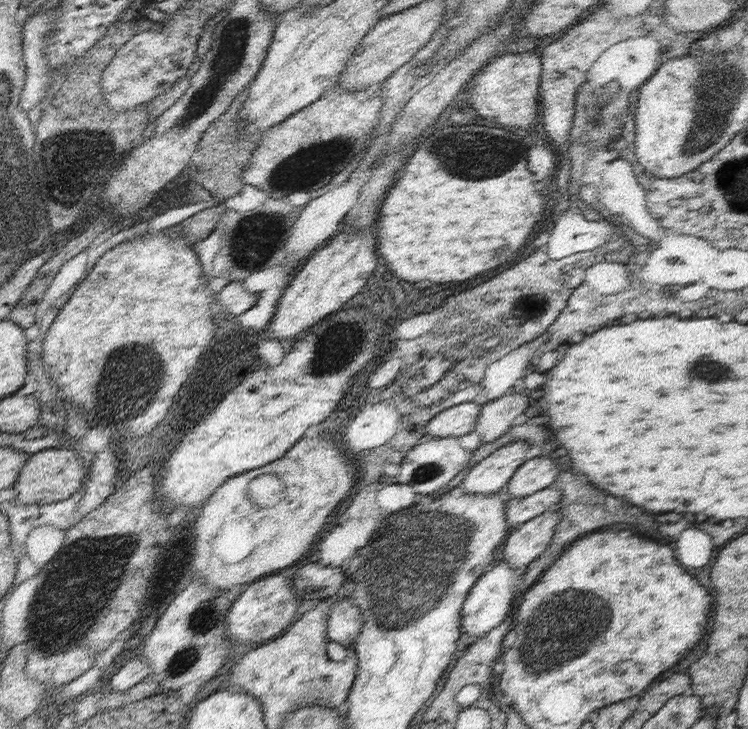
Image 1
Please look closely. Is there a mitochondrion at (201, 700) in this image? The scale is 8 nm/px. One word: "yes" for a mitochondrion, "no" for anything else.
no

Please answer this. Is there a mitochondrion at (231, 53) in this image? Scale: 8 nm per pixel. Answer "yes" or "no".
yes

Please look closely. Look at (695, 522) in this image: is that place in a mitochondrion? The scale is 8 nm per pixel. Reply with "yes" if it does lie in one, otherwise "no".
no

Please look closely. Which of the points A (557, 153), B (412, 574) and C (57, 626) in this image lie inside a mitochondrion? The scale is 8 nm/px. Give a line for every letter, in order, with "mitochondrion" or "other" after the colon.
A: other
B: mitochondrion
C: mitochondrion

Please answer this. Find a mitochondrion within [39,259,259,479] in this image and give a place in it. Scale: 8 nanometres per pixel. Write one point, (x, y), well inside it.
(143, 360)

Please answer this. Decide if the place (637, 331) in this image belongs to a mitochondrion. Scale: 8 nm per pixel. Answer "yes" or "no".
no

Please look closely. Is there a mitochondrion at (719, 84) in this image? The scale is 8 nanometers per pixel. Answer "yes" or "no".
yes

